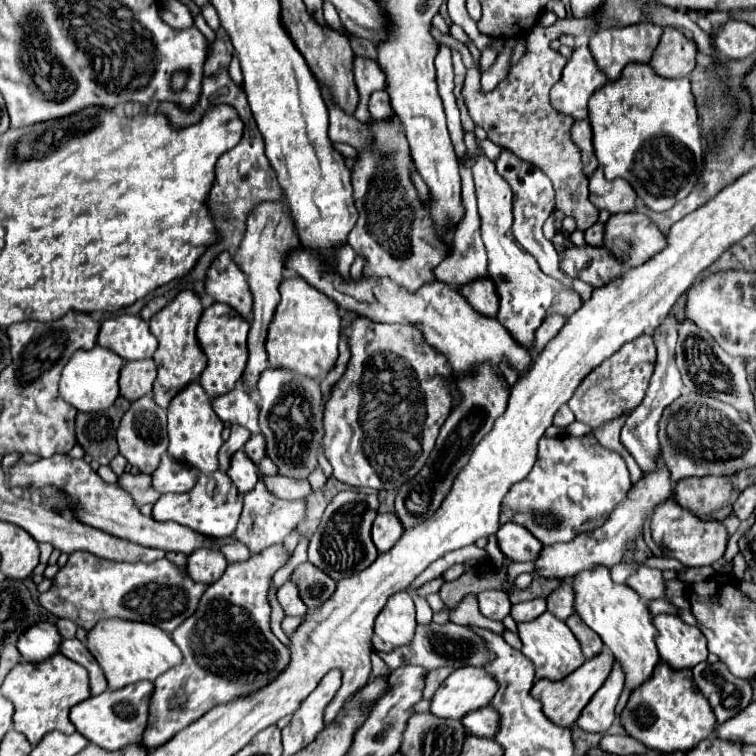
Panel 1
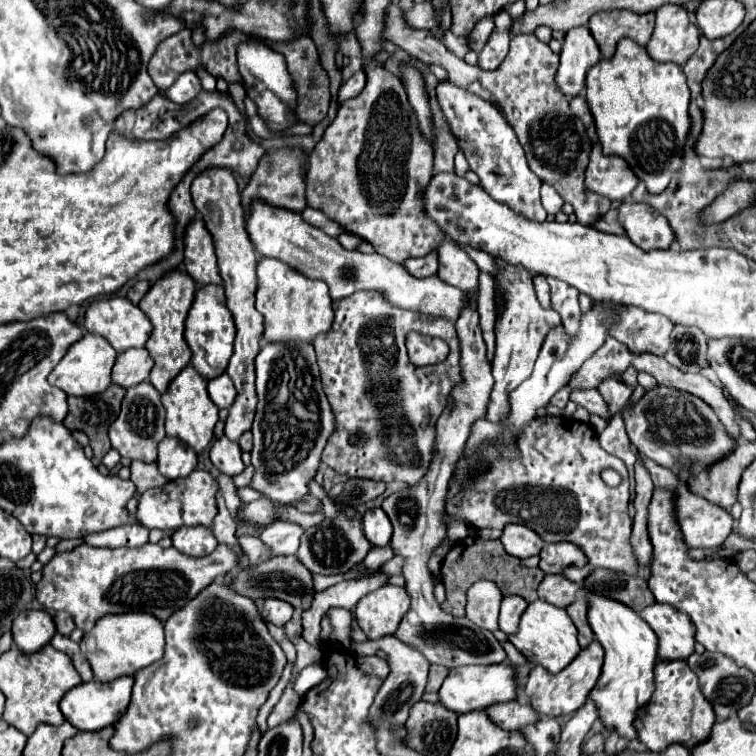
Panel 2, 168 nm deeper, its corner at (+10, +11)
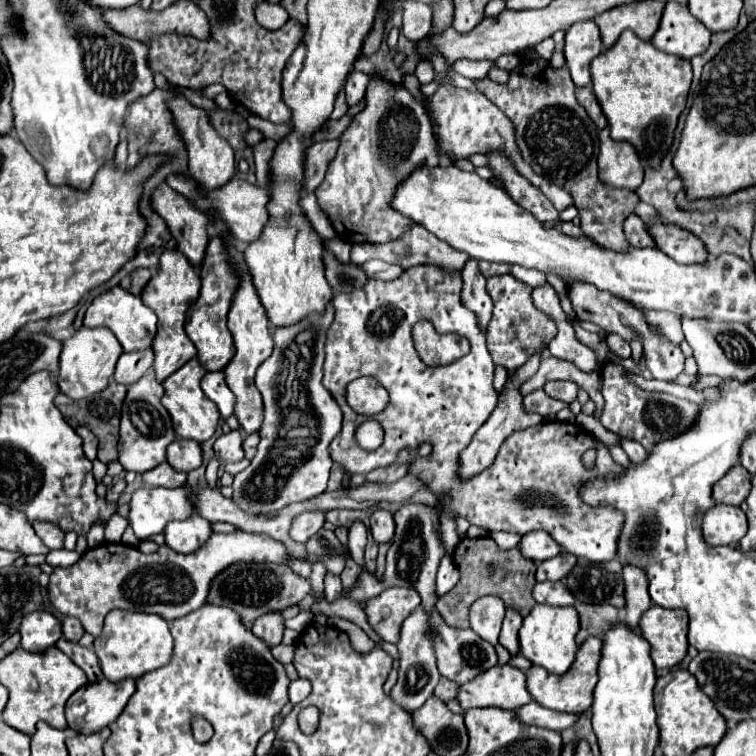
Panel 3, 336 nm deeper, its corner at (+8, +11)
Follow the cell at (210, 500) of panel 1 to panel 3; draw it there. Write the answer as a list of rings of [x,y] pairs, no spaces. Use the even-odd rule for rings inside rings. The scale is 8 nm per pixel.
[[[139,488],[129,502],[129,526],[139,540],[163,532],[167,522],[193,514],[187,488]]]

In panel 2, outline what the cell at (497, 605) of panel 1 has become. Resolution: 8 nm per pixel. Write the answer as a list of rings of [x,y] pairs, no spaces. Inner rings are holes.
[[[479,580],[467,590],[467,618],[481,628],[495,630],[499,604],[503,600],[497,584],[489,580]]]

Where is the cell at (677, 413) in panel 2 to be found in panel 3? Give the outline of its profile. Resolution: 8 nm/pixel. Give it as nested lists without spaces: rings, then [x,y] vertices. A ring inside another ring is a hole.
[[[605,364],[601,370],[601,378],[603,378],[601,394],[605,398],[605,406],[601,412],[601,424],[607,430],[611,430],[619,436],[637,440],[639,444],[643,444],[649,450],[659,440],[667,440],[667,438],[675,438],[675,436],[683,434],[693,424],[697,410],[699,410],[697,404],[675,398],[671,394],[641,390],[637,384],[633,384],[625,376],[625,372],[627,370],[619,364]]]

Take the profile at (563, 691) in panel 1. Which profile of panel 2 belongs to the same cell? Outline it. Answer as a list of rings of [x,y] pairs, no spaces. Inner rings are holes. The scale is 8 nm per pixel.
[[[593,640],[585,650],[581,650],[577,654],[577,658],[563,668],[559,674],[551,674],[541,666],[533,666],[527,686],[525,686],[525,694],[529,696],[529,702],[533,706],[535,712],[539,712],[541,716],[563,716],[563,714],[573,714],[589,696],[591,688],[595,686],[599,674],[601,674],[601,666],[603,666],[603,658],[605,652],[601,648],[601,644],[597,644],[597,640]]]

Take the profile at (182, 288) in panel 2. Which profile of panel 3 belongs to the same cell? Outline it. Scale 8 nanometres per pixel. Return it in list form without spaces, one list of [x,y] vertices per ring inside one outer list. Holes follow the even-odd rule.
[[[167,250],[161,256],[157,274],[147,282],[147,286],[141,292],[141,300],[159,318],[157,334],[155,334],[153,346],[151,346],[153,352],[157,352],[157,362],[153,364],[153,368],[157,370],[159,382],[169,378],[173,372],[177,372],[185,362],[189,362],[197,354],[197,348],[193,346],[193,342],[187,338],[187,334],[183,330],[183,322],[185,322],[185,312],[191,306],[191,302],[197,300],[199,290],[201,290],[201,278],[197,276],[195,268],[189,264],[185,254],[181,254],[179,250]]]

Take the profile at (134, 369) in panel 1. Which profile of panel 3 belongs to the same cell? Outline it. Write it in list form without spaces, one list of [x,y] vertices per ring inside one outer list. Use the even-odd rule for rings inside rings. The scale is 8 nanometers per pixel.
[[[139,350],[139,352],[127,352],[119,358],[113,378],[119,384],[135,384],[153,364],[153,350]]]

